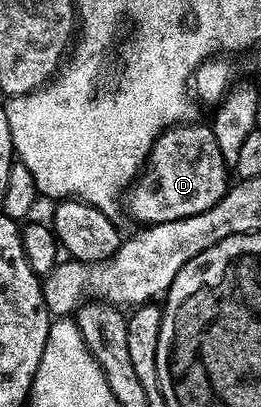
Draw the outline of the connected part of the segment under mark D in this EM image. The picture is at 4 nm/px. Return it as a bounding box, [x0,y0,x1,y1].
[125,121,229,225]

